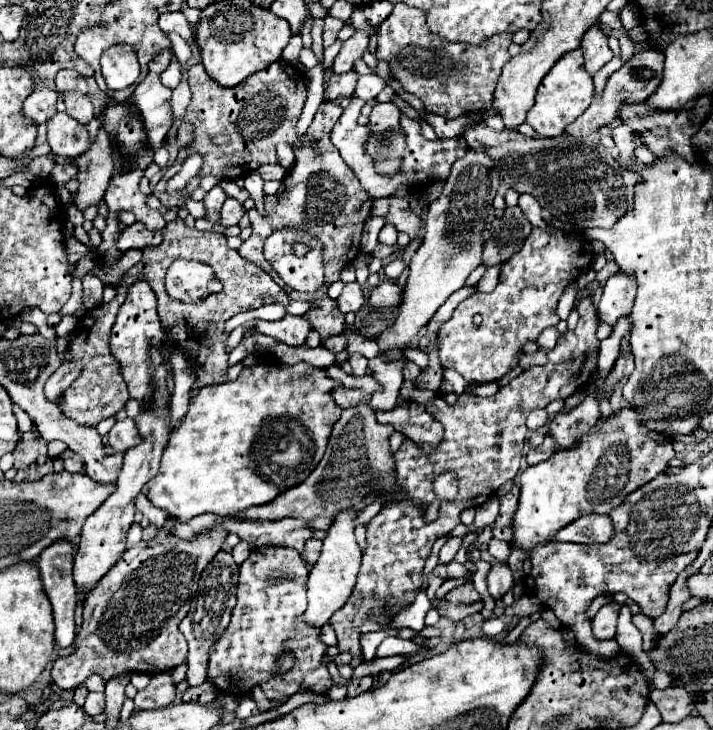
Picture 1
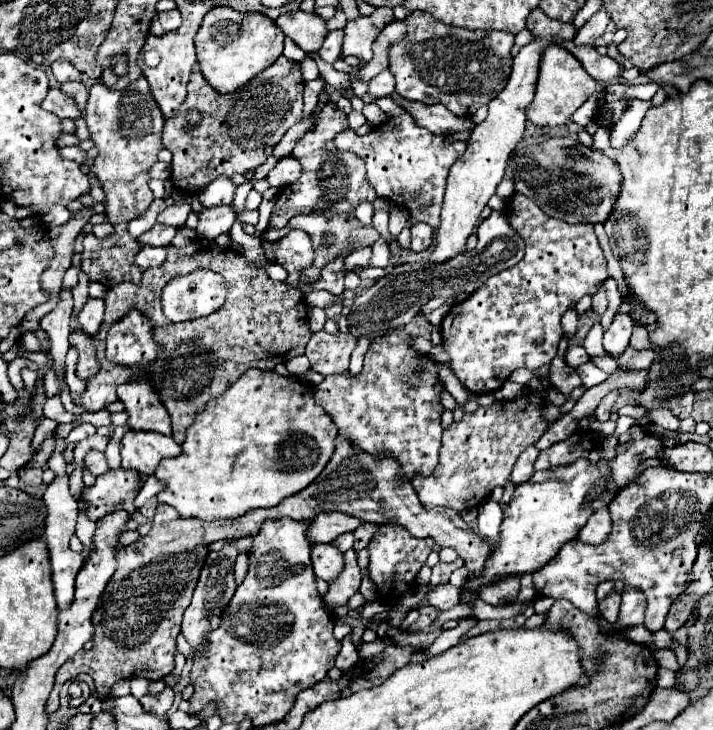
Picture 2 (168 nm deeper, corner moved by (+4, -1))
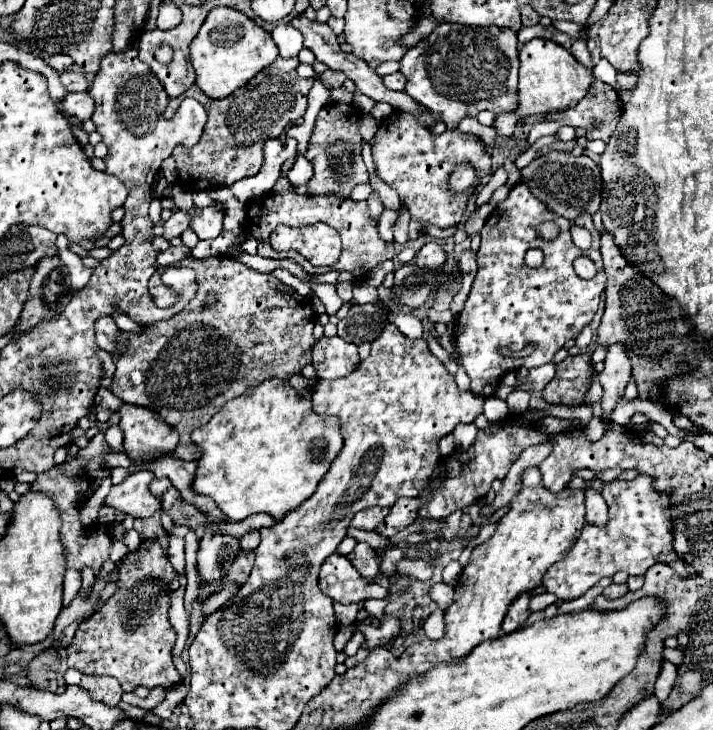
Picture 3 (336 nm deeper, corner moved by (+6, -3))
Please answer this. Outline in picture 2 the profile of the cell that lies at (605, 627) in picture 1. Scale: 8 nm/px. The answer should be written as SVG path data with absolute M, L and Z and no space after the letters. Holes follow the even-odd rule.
M612 589L612 591L598 603L598 607L600 607L600 613L602 613L602 617L604 617L606 621L616 623L616 619L618 619L618 609L620 609L620 593L618 593L616 589Z

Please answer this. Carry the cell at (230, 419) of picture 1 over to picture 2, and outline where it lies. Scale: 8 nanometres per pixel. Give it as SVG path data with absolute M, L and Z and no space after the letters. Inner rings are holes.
M250 369L246 371L224 395L220 395L218 399L212 399L206 409L202 413L196 415L194 425L186 431L186 441L182 443L182 455L174 457L174 459L162 459L156 471L156 477L166 481L166 489L162 493L158 493L158 501L160 503L168 503L172 505L182 517L198 517L204 521L214 521L214 519L238 519L244 513L256 509L256 507L276 507L282 499L300 493L302 489L306 489L326 467L326 463L330 461L332 453L334 453L334 439L338 435L338 429L334 425L334 421L330 419L330 415L326 415L326 411L322 411L322 407L318 407L314 403L314 387L310 383L304 383L300 379L288 379L278 375L276 371L258 371L258 369Z

